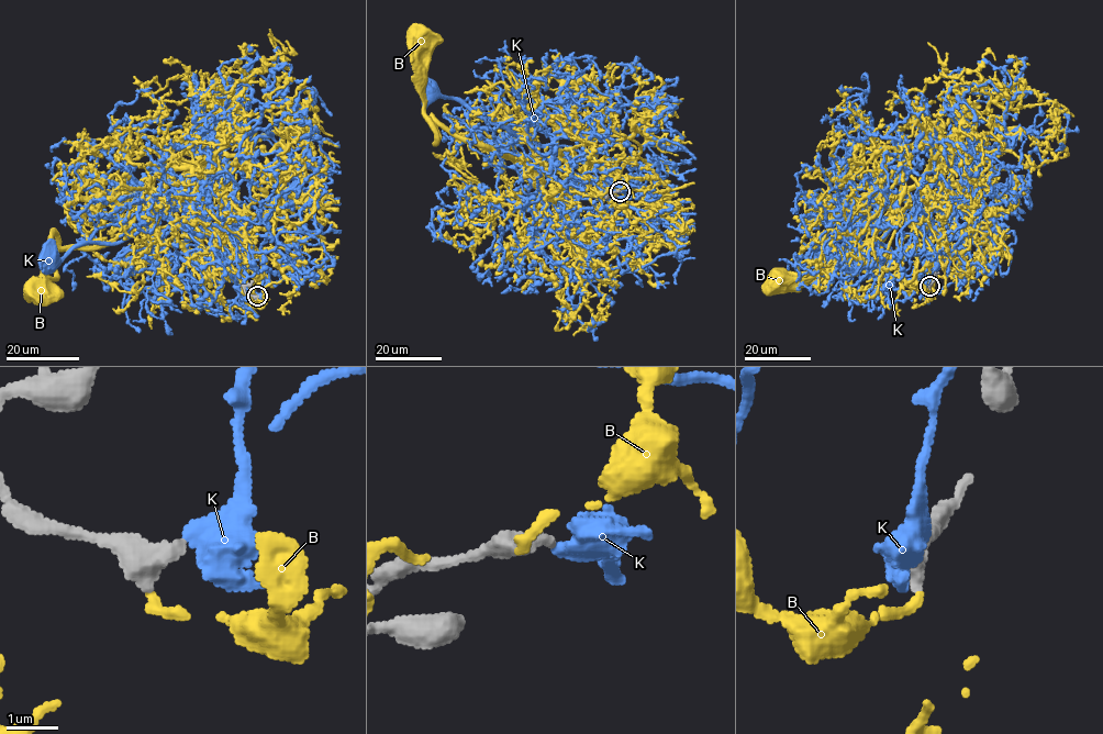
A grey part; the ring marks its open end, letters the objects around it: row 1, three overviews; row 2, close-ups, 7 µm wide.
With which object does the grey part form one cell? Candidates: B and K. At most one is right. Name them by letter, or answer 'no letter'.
K

